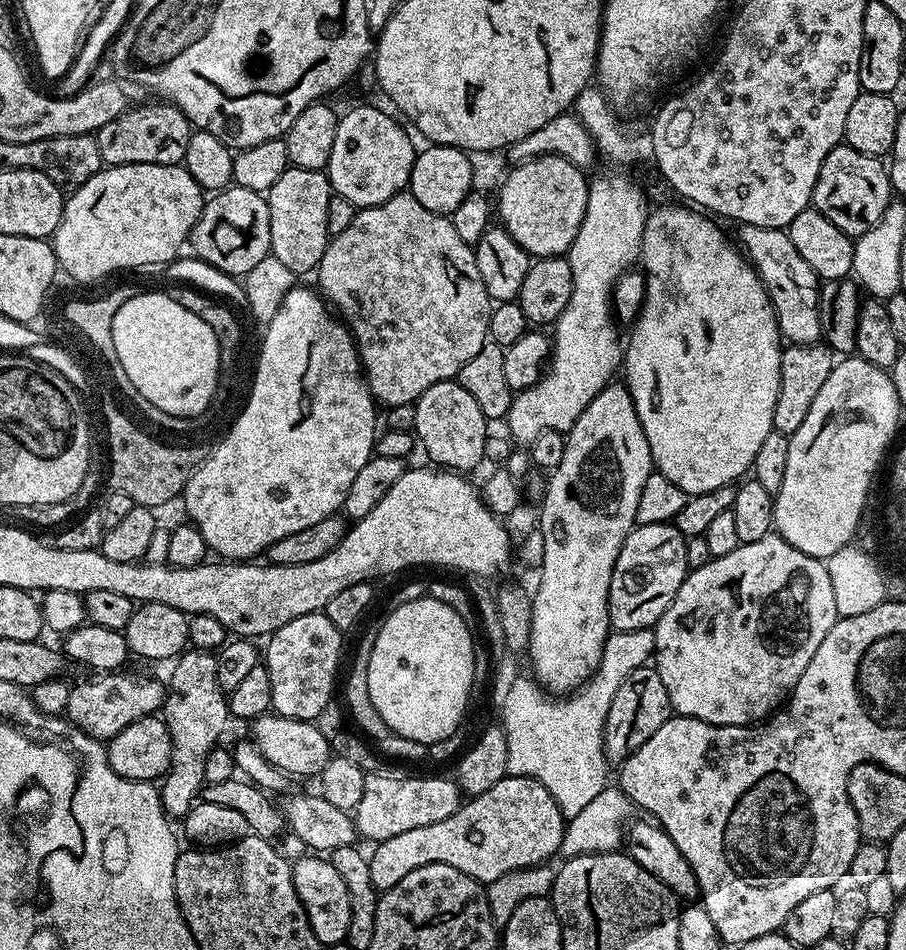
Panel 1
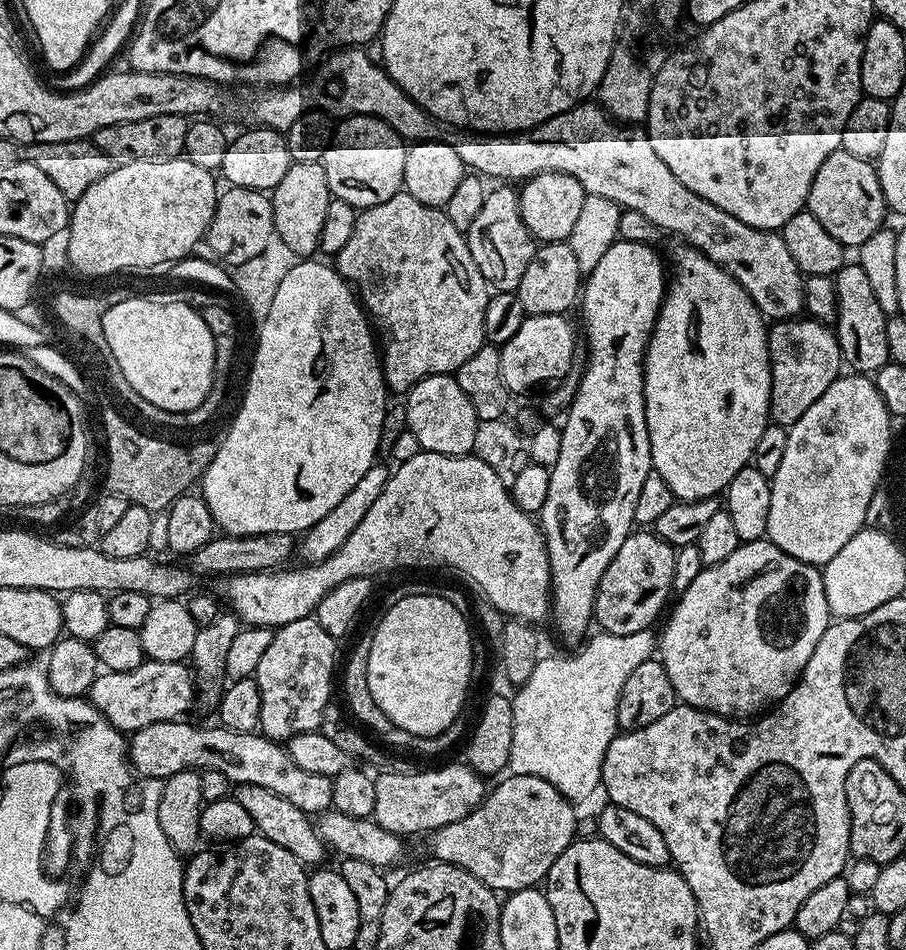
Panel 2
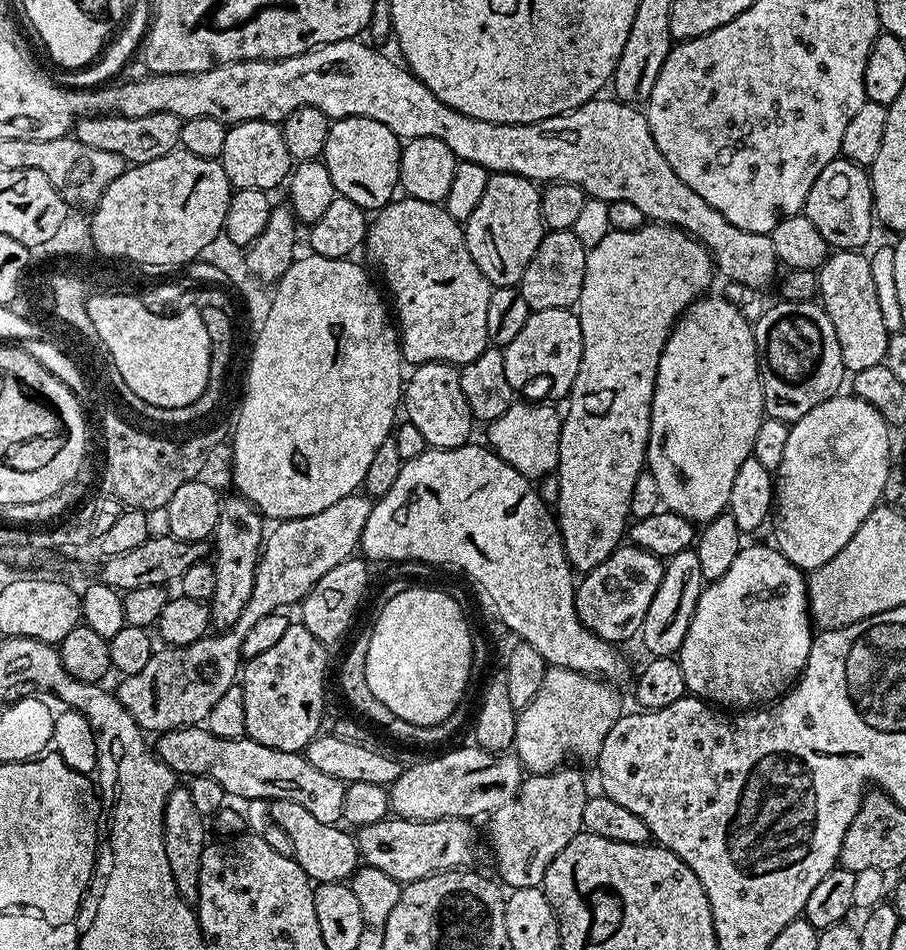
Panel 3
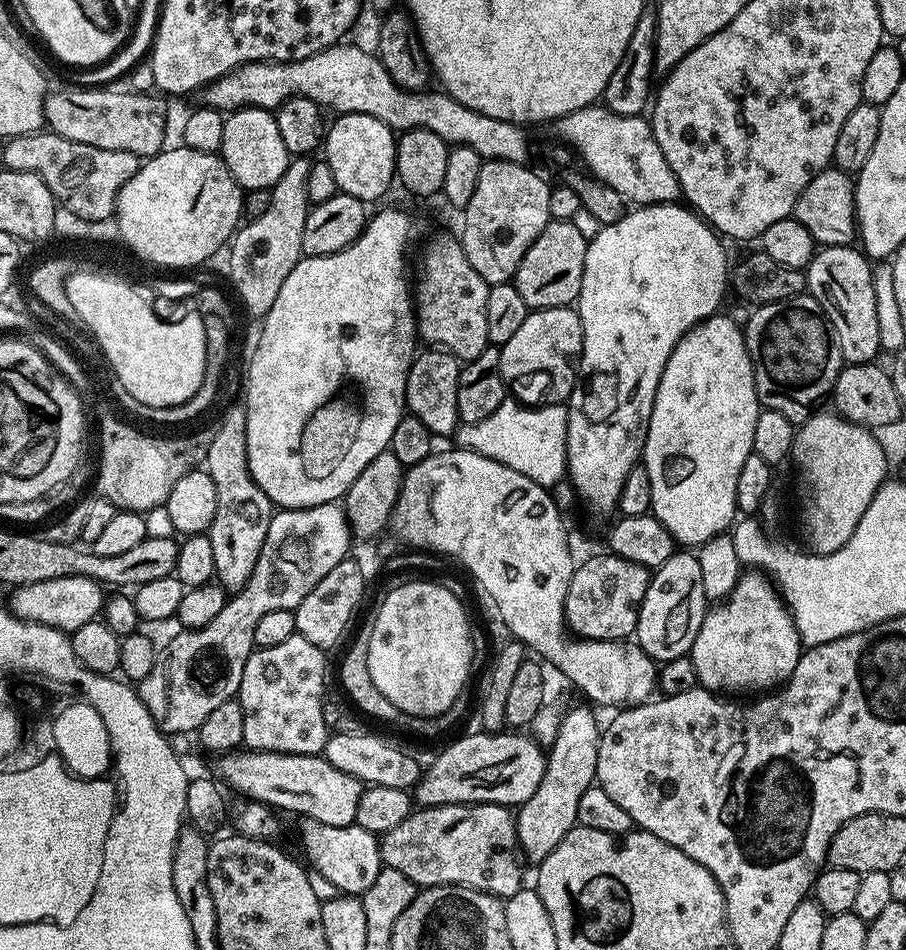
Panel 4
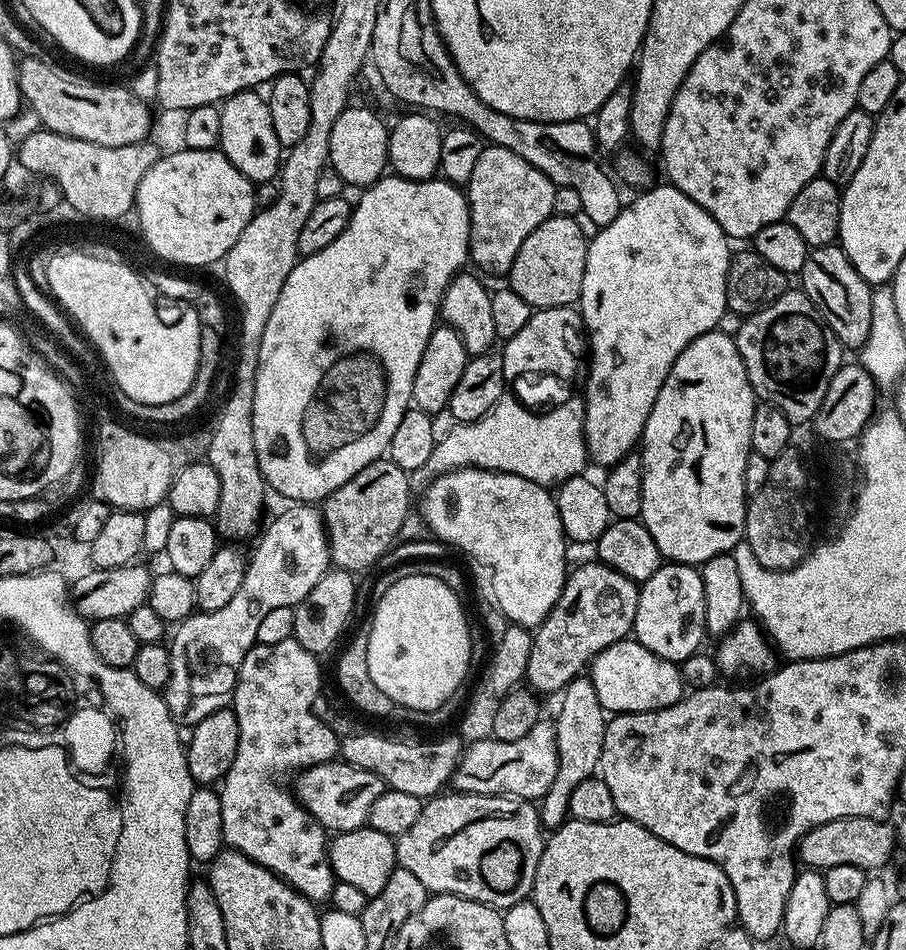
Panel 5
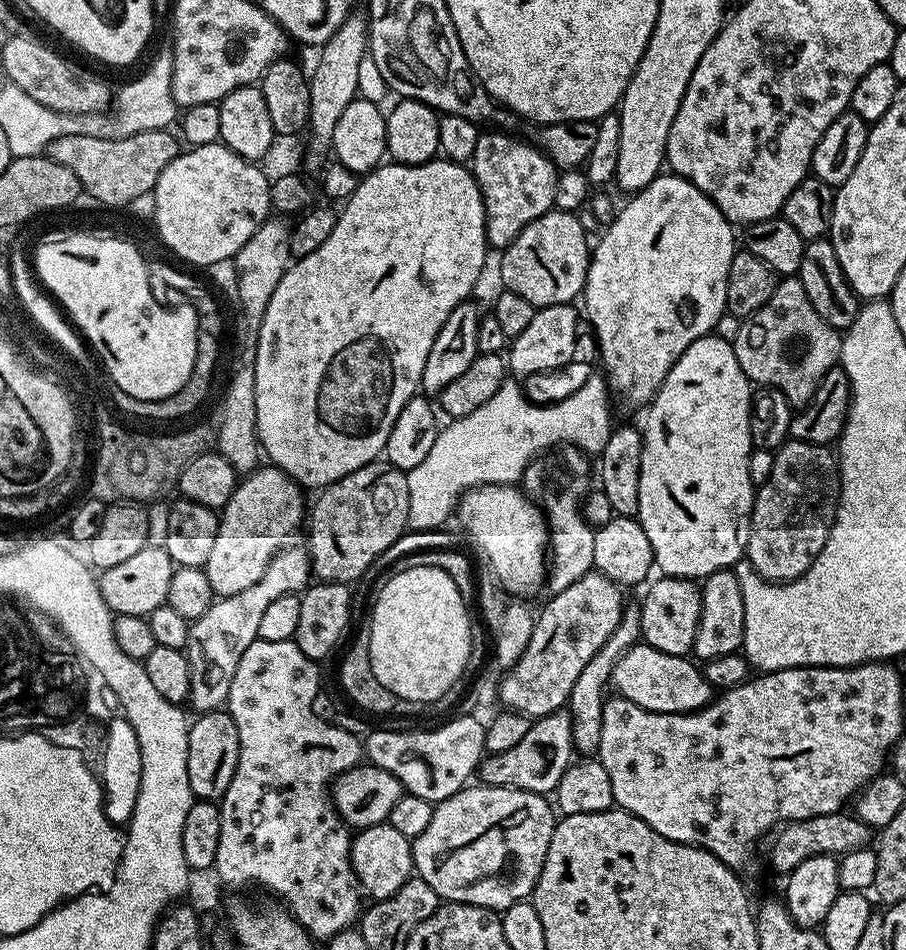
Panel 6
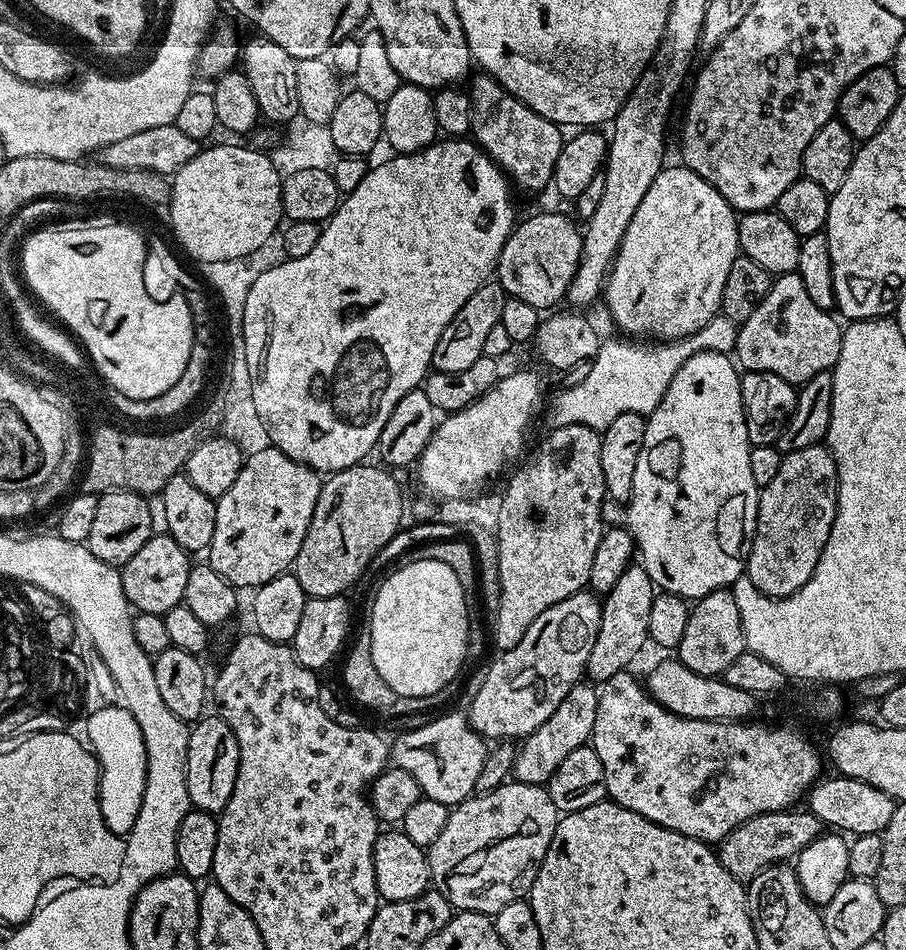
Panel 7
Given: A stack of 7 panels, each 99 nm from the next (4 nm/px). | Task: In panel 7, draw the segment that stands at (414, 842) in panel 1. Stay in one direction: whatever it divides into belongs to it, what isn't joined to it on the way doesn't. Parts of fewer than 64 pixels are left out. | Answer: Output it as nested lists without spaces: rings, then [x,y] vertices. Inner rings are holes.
[[[634,562],[626,569],[622,578],[618,578],[614,590],[603,593],[598,638],[594,638],[594,650],[590,650],[586,669],[589,681],[603,682],[633,667],[631,664],[635,662],[636,655],[643,650],[644,644],[649,643],[650,606],[654,606],[657,595],[656,585],[640,562]]]

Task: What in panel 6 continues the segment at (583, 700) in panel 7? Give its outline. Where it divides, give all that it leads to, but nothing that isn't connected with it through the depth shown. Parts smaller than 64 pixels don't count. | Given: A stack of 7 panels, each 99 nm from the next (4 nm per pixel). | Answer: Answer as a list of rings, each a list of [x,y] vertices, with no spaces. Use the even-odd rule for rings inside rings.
[[[567,710],[551,712],[539,717],[529,726],[529,733],[522,742],[504,753],[485,755],[478,769],[483,783],[494,788],[521,788],[527,792],[541,794],[555,793],[562,774],[566,774],[568,765],[573,763],[572,713]]]

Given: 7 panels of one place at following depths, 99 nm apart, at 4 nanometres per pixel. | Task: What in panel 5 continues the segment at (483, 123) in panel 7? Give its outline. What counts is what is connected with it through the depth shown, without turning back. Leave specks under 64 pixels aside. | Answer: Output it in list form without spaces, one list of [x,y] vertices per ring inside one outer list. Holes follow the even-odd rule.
[[[488,144],[478,157],[466,186],[470,210],[471,263],[484,272],[503,277],[512,269],[522,242],[542,226],[542,222],[554,215],[554,194],[557,187],[542,170],[530,166],[526,158],[518,158],[514,150],[506,150],[497,144]]]

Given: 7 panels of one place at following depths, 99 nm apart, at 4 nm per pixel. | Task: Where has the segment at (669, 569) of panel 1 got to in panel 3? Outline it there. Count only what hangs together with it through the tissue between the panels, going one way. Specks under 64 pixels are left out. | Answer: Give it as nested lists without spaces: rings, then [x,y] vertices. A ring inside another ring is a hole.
[[[631,542],[615,548],[606,562],[583,573],[581,580],[584,581],[576,584],[578,618],[598,639],[617,646],[623,645],[623,640],[639,633],[646,610],[650,610],[654,594],[658,594],[664,566],[665,561],[661,557],[637,548]]]

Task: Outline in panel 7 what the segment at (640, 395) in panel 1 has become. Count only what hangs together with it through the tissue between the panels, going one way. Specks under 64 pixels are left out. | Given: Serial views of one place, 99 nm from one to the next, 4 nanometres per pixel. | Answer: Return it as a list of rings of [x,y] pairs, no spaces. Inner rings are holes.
[[[695,352],[674,374],[662,402],[647,417],[646,442],[642,442],[642,454],[638,454],[638,470],[634,470],[634,494],[626,505],[628,521],[626,527],[636,539],[636,551],[642,561],[646,574],[650,574],[653,584],[660,592],[669,592],[681,596],[684,600],[695,602],[701,600],[707,592],[716,588],[728,588],[738,577],[745,575],[748,567],[748,552],[753,548],[752,535],[756,529],[756,515],[760,501],[760,489],[754,482],[754,474],[750,474],[750,454],[753,445],[748,440],[746,414],[742,402],[742,386],[740,385],[741,369],[737,361],[727,352]]]

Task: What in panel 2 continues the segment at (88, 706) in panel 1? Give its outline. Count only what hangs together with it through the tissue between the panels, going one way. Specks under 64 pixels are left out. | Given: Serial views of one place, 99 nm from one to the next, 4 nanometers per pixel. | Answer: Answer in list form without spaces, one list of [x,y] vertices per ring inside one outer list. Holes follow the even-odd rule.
[[[145,659],[143,664],[134,666],[134,670],[101,671],[87,699],[120,732],[131,734],[142,730],[142,726],[154,726],[154,722],[181,719],[197,696],[198,685],[187,663]]]

